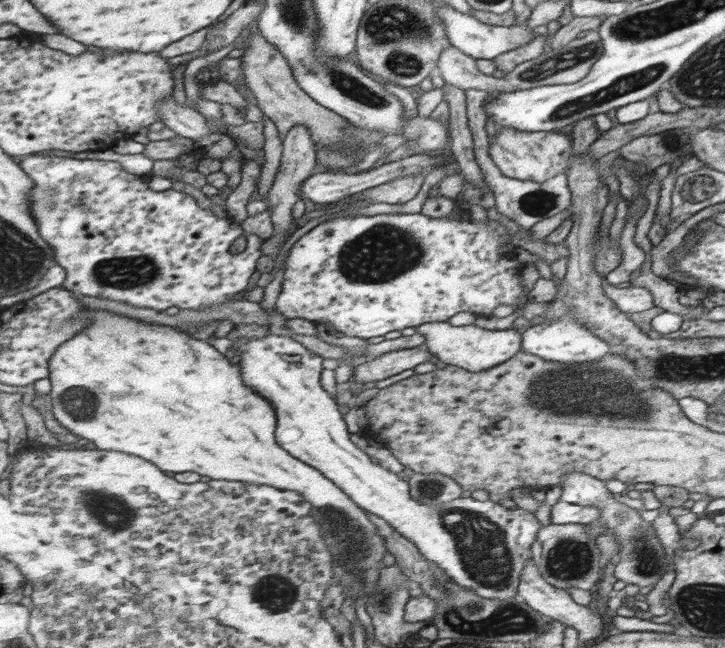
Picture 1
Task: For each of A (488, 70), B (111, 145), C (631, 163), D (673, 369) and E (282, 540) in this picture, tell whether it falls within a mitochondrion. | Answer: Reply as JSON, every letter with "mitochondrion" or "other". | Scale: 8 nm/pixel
{"A":"other","B":"other","C":"other","D":"mitochondrion","E":"other"}

